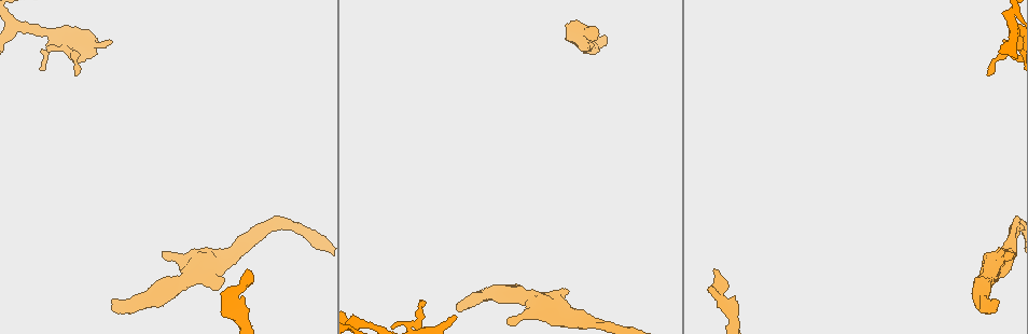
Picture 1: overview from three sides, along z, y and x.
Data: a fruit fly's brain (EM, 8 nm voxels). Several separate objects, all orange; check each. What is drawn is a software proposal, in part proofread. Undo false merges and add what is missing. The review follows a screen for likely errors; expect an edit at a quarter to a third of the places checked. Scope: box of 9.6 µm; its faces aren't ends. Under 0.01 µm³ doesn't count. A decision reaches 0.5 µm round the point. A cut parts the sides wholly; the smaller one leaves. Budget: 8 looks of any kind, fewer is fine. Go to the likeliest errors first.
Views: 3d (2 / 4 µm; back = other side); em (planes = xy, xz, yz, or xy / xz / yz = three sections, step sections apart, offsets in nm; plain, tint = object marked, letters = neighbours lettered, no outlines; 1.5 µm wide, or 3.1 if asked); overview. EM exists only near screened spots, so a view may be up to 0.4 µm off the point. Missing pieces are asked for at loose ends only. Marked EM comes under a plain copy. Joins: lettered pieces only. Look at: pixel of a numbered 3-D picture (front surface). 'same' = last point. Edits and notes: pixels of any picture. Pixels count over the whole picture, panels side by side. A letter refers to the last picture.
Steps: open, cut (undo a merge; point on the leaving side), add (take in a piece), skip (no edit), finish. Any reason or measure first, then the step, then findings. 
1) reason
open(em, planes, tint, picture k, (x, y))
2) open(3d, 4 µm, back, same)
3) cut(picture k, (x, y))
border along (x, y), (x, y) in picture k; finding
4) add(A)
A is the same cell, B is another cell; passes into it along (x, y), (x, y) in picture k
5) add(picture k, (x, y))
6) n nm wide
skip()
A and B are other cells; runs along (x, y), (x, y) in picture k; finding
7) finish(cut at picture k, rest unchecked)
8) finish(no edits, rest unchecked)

branch stops here
open(em, xz, step 8, letters, picture 1, (113, 299))

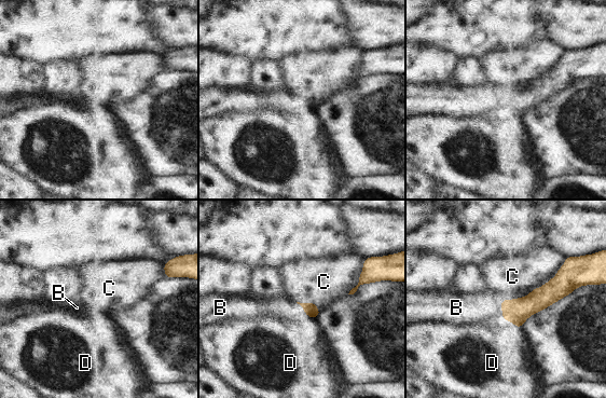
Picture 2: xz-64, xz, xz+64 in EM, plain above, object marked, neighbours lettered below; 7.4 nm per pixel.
cut it another way
open(em, planes, letters, same)

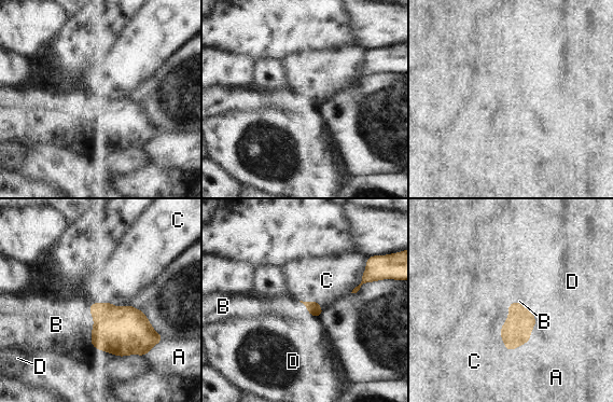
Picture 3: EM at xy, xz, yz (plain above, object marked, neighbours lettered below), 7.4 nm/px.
C touches over 380 nm
add(B)
B is the same cell, A, C and D are other cells; it goes on there

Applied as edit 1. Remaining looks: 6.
open(overview)

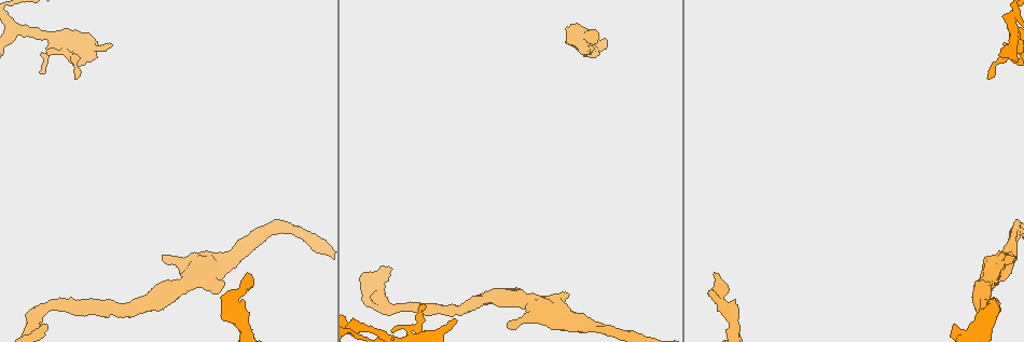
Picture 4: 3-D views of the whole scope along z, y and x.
branch stops here
open(em, planes, letters, picture 4, (223, 304))

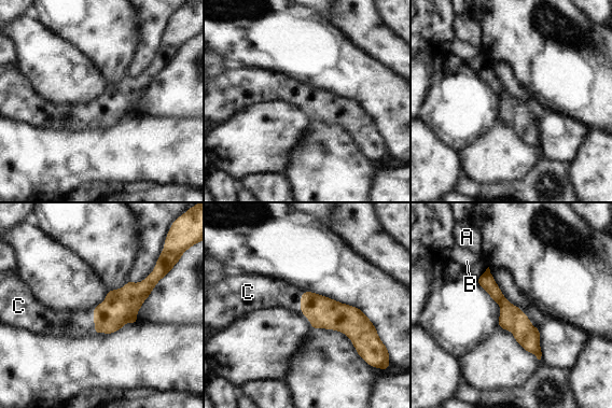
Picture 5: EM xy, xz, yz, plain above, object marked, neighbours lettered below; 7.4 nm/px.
add(C)
C is the same cell, A and B are other cells; passes into it along (121, 306), (94, 320), (75, 324) in picture 5; the neuron continues

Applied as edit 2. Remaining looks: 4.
finish(add at picture 3, add at picture 5, rest unchecked)

